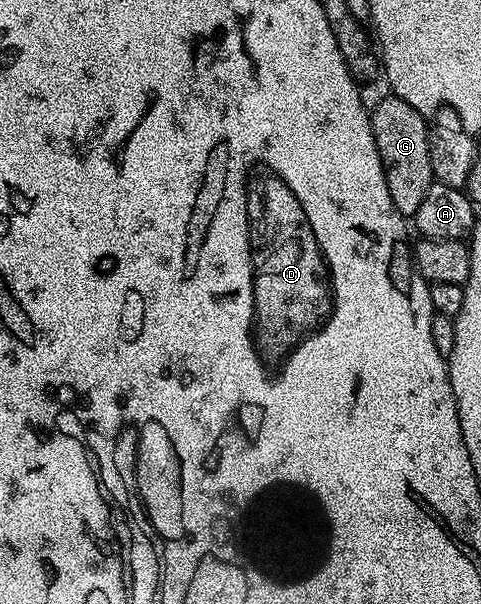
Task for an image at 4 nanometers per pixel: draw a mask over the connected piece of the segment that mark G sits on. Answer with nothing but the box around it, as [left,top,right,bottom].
[369,95,435,219]

